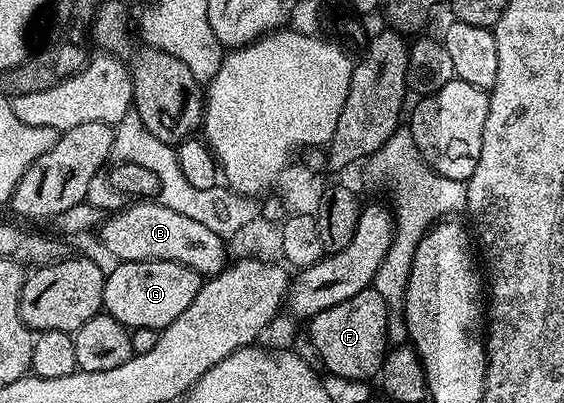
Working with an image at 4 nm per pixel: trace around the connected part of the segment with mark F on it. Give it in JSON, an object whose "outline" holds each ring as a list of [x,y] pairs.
{"outline":[[[368,288],[357,292],[357,296],[349,296],[349,300],[341,300],[341,304],[333,304],[333,308],[325,308],[325,312],[317,312],[317,316],[309,319],[309,337],[315,346],[317,358],[323,361],[327,374],[336,374],[348,380],[367,382],[380,373],[383,360],[388,354],[387,341],[387,305],[381,300],[381,292]]]}

